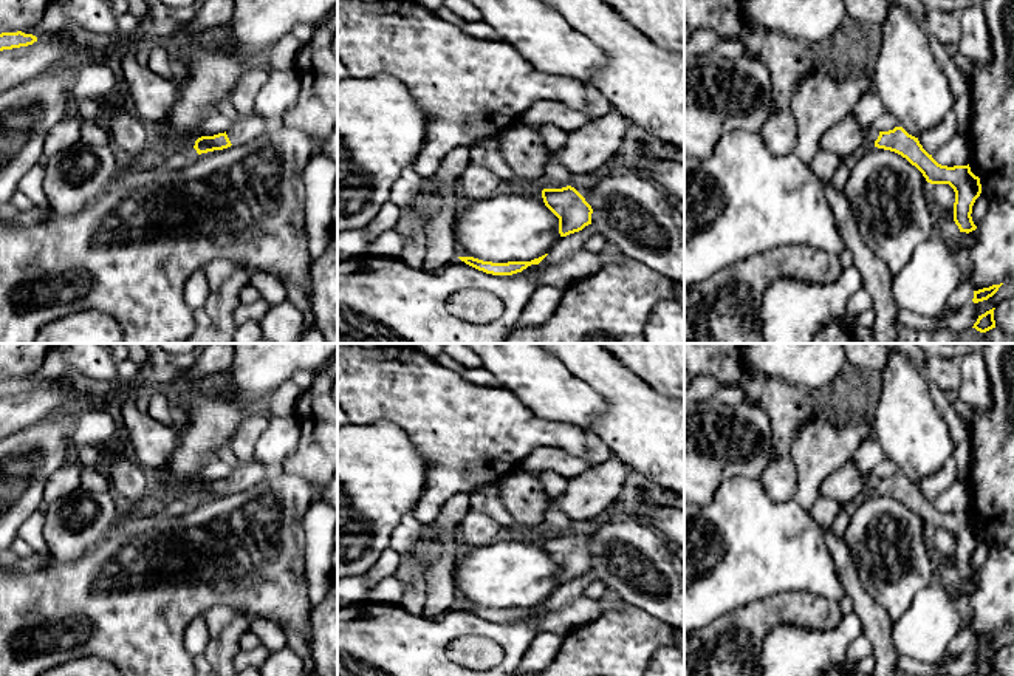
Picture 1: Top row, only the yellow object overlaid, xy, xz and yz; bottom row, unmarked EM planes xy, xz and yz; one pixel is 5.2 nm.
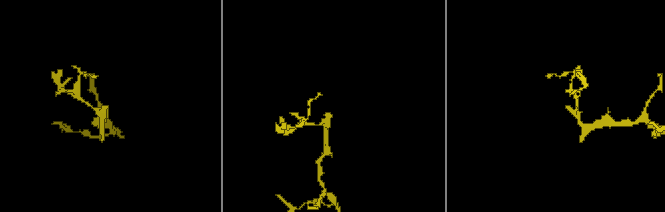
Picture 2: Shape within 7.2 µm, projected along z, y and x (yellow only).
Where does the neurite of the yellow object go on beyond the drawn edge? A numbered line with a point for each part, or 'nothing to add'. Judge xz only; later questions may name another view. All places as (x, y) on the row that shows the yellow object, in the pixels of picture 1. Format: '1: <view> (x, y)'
1: xz (584, 183)

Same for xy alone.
1: xy (243, 130)

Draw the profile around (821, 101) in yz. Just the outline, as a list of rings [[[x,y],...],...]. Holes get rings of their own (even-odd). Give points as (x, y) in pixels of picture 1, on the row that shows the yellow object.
[[[824,63],[802,77],[791,97],[797,128],[793,153],[810,166],[820,138],[850,114],[862,94],[870,90],[875,91],[872,79],[841,80],[833,77]]]

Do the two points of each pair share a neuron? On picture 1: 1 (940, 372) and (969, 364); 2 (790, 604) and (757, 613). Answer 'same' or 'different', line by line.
1: different
2: same

